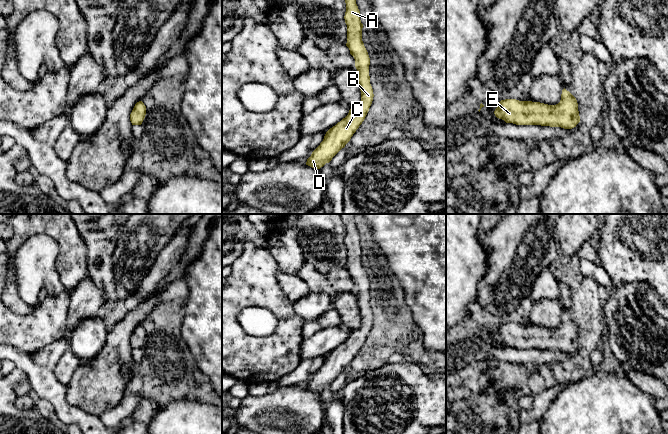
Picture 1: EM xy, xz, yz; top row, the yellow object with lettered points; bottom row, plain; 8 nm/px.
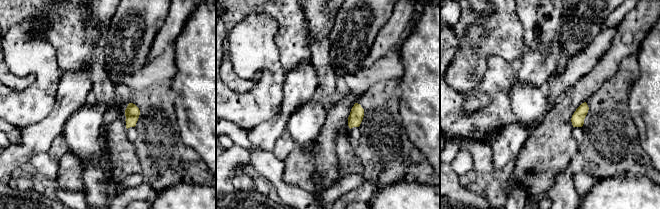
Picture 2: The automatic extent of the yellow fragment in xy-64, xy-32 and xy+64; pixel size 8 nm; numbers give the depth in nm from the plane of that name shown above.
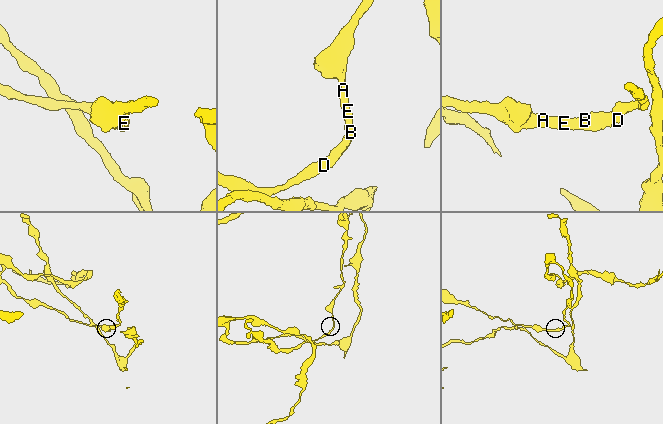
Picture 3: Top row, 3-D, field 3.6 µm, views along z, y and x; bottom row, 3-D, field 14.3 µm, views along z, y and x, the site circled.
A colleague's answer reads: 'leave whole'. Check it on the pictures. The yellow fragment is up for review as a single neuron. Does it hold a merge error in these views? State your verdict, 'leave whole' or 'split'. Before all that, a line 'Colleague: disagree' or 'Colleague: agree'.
Colleague: agree
leave whole

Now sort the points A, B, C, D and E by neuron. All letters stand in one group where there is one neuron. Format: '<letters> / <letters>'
A B C D E

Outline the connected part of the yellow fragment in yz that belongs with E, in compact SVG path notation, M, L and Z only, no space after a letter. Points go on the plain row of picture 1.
M565 312L556 329L540 326L501 324L494 335L497 342L516 349L541 349L572 353L580 346L576 322Z

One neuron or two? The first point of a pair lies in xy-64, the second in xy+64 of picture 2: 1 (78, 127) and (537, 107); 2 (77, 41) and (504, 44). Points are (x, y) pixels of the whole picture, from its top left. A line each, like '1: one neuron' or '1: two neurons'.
1: one neuron
2: one neuron

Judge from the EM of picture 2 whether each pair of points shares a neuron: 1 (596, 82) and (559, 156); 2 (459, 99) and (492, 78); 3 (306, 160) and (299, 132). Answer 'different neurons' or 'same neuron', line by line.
1: same neuron
2: same neuron
3: different neurons

